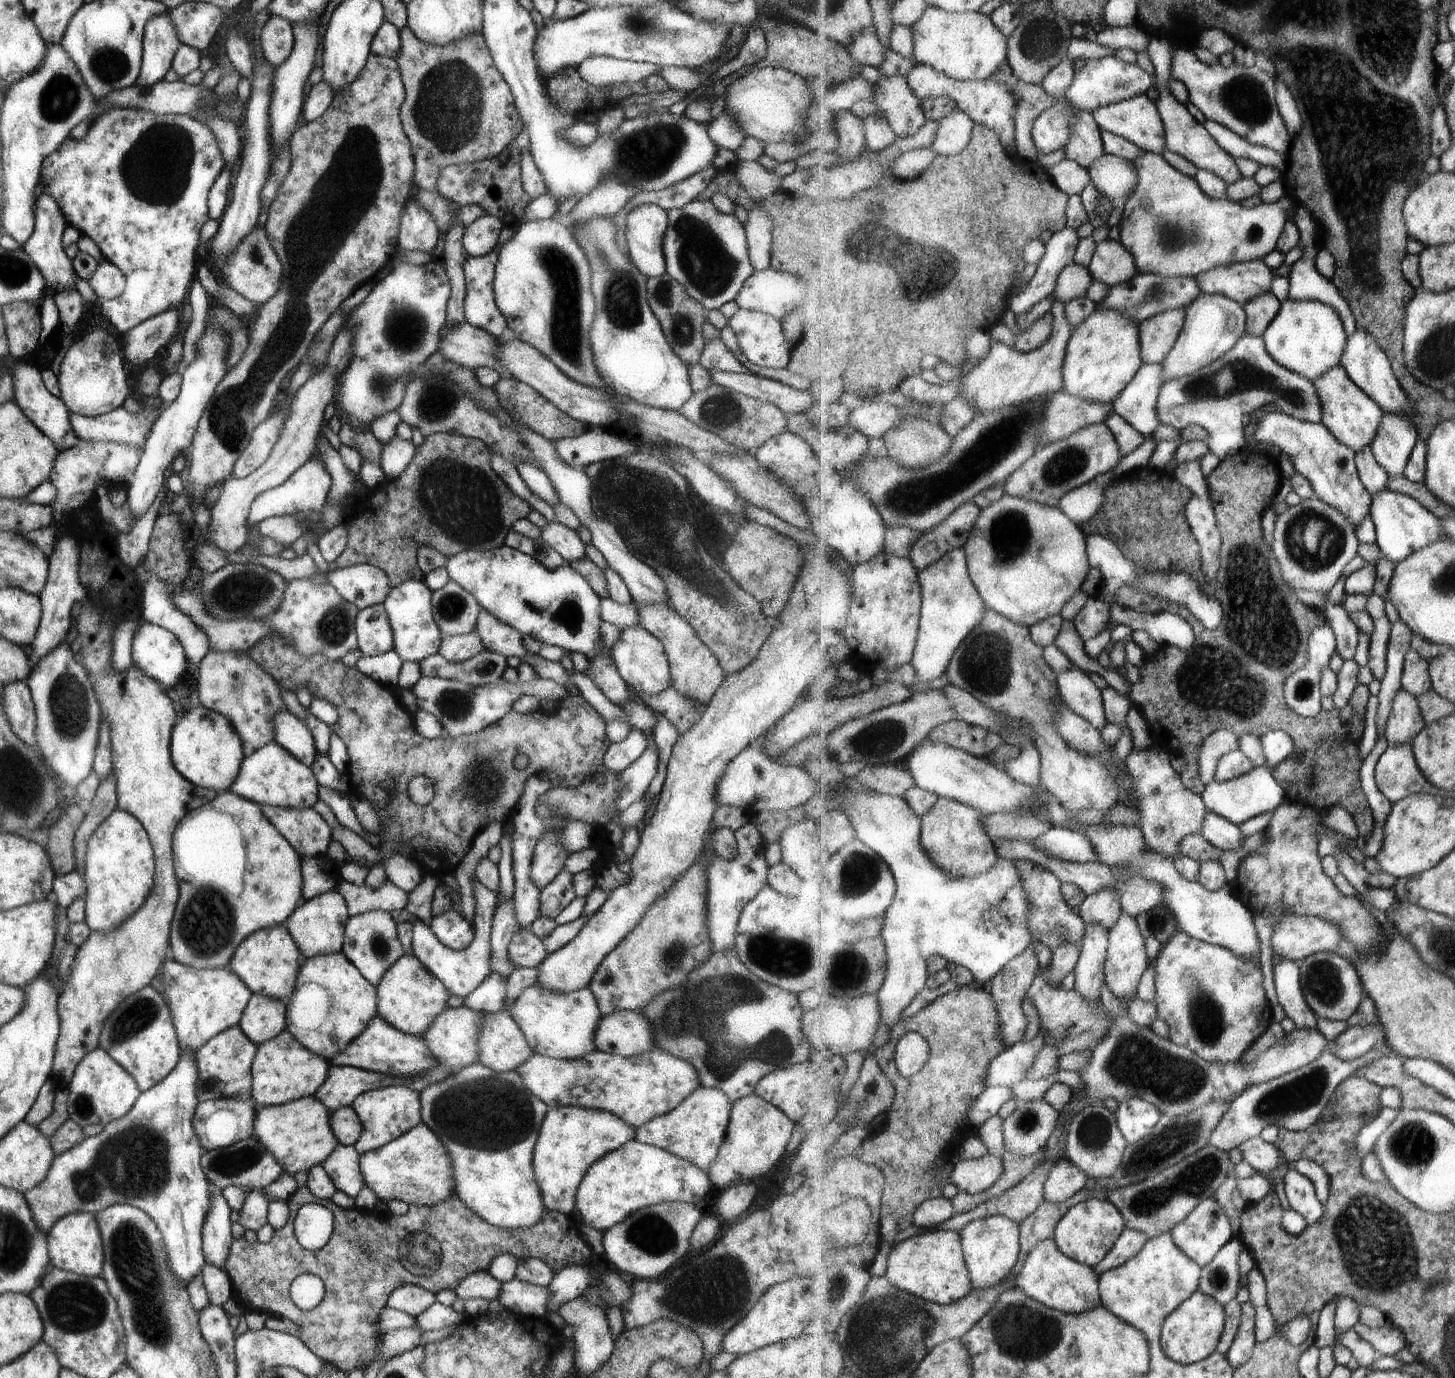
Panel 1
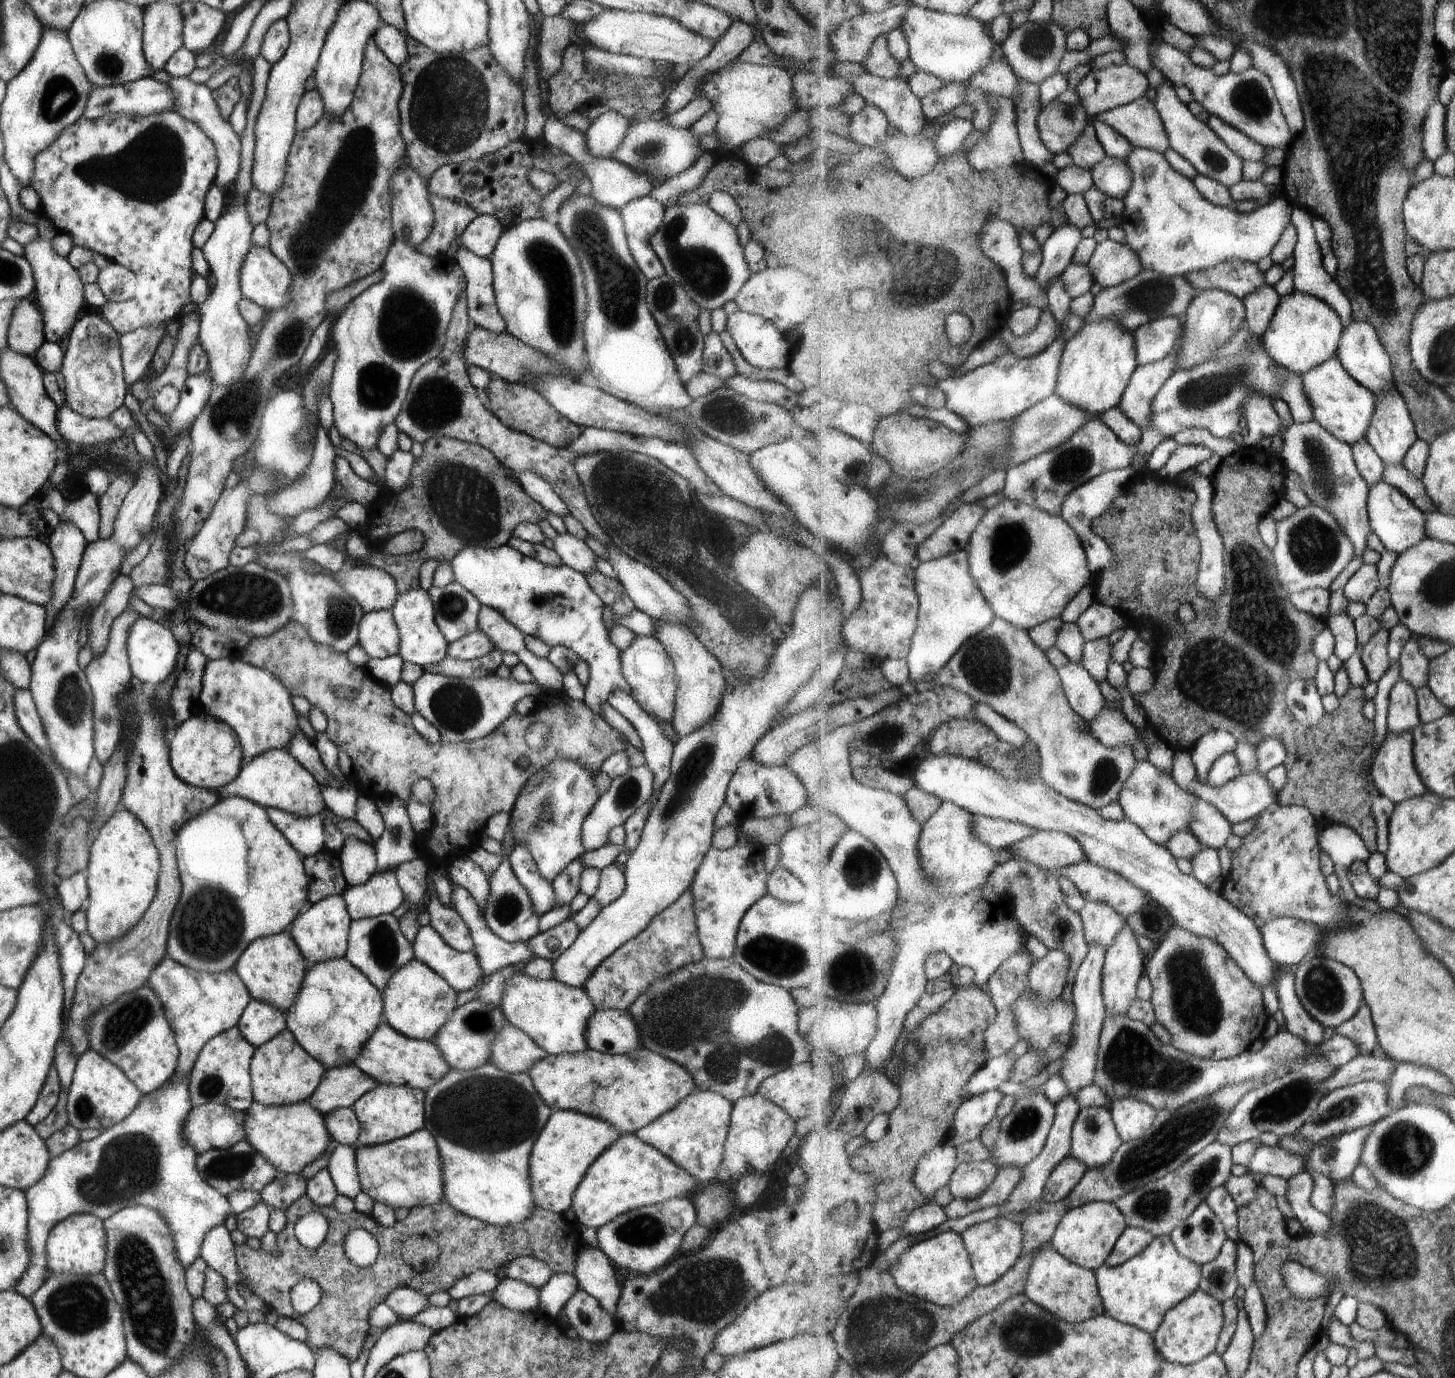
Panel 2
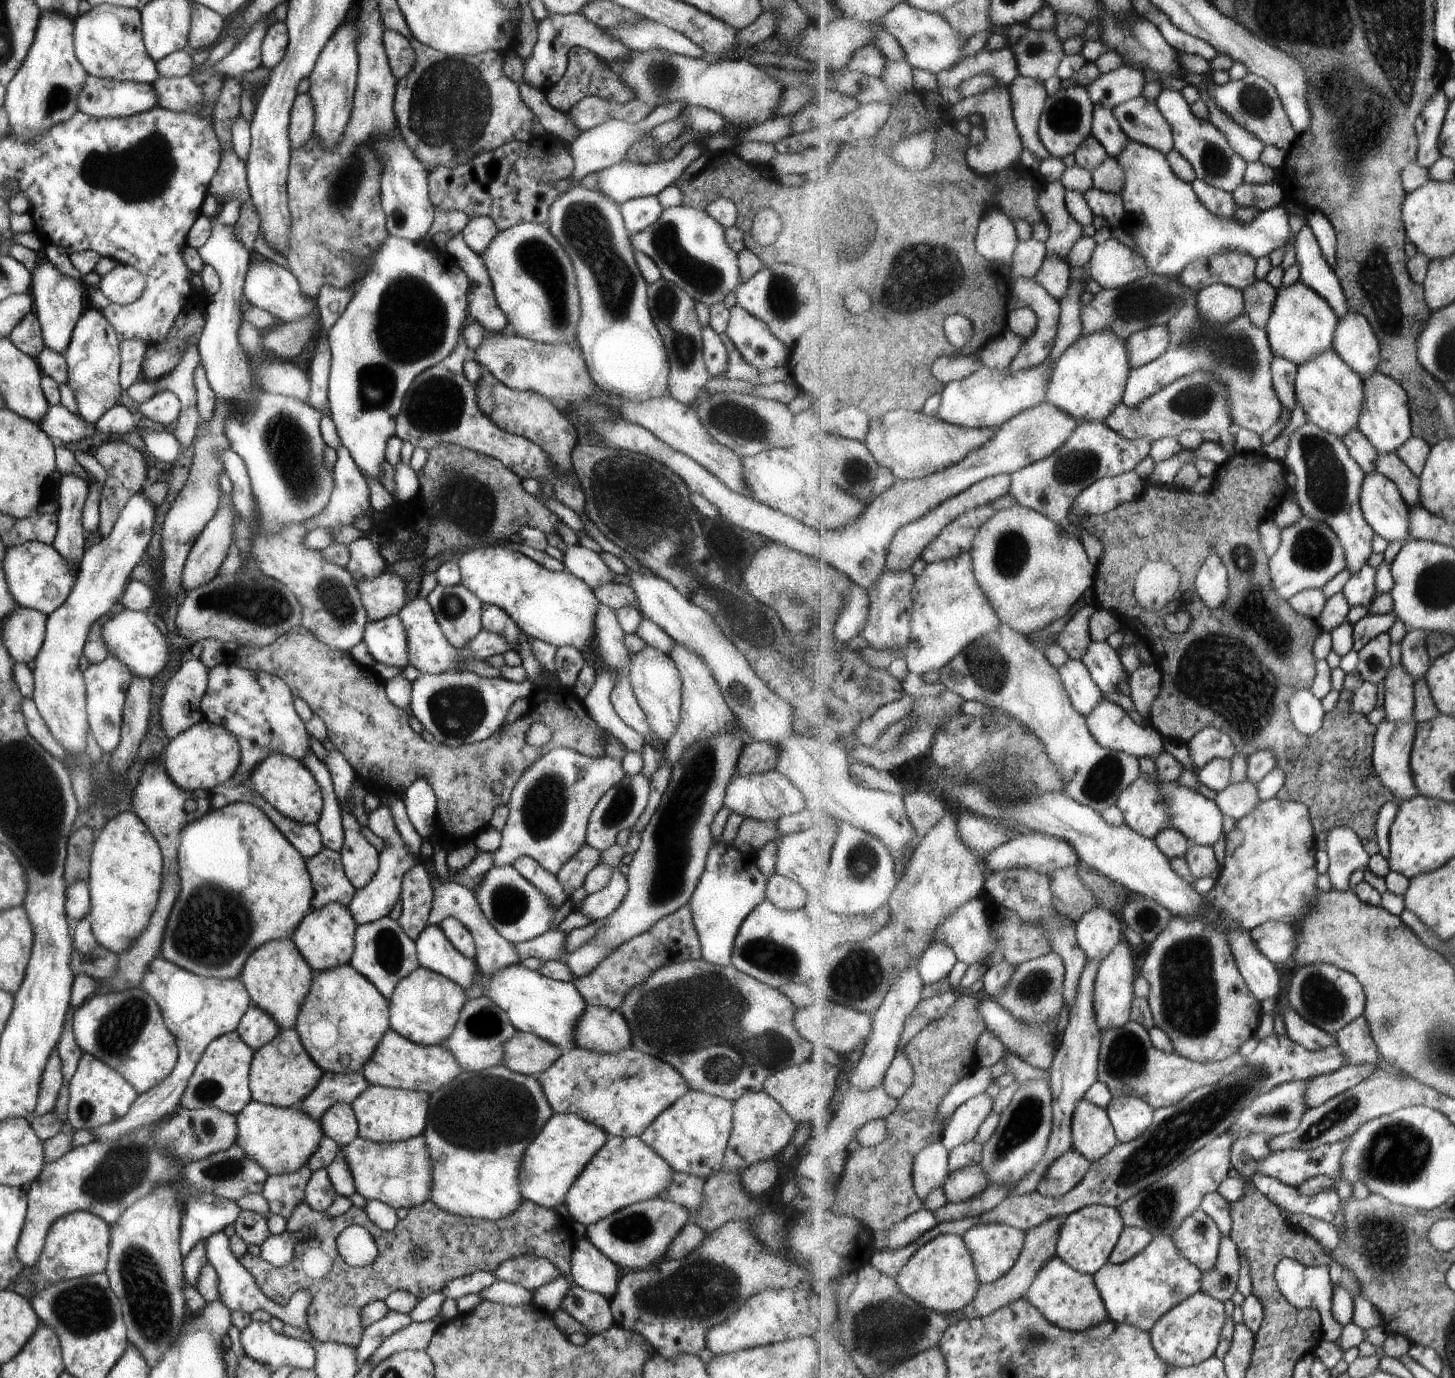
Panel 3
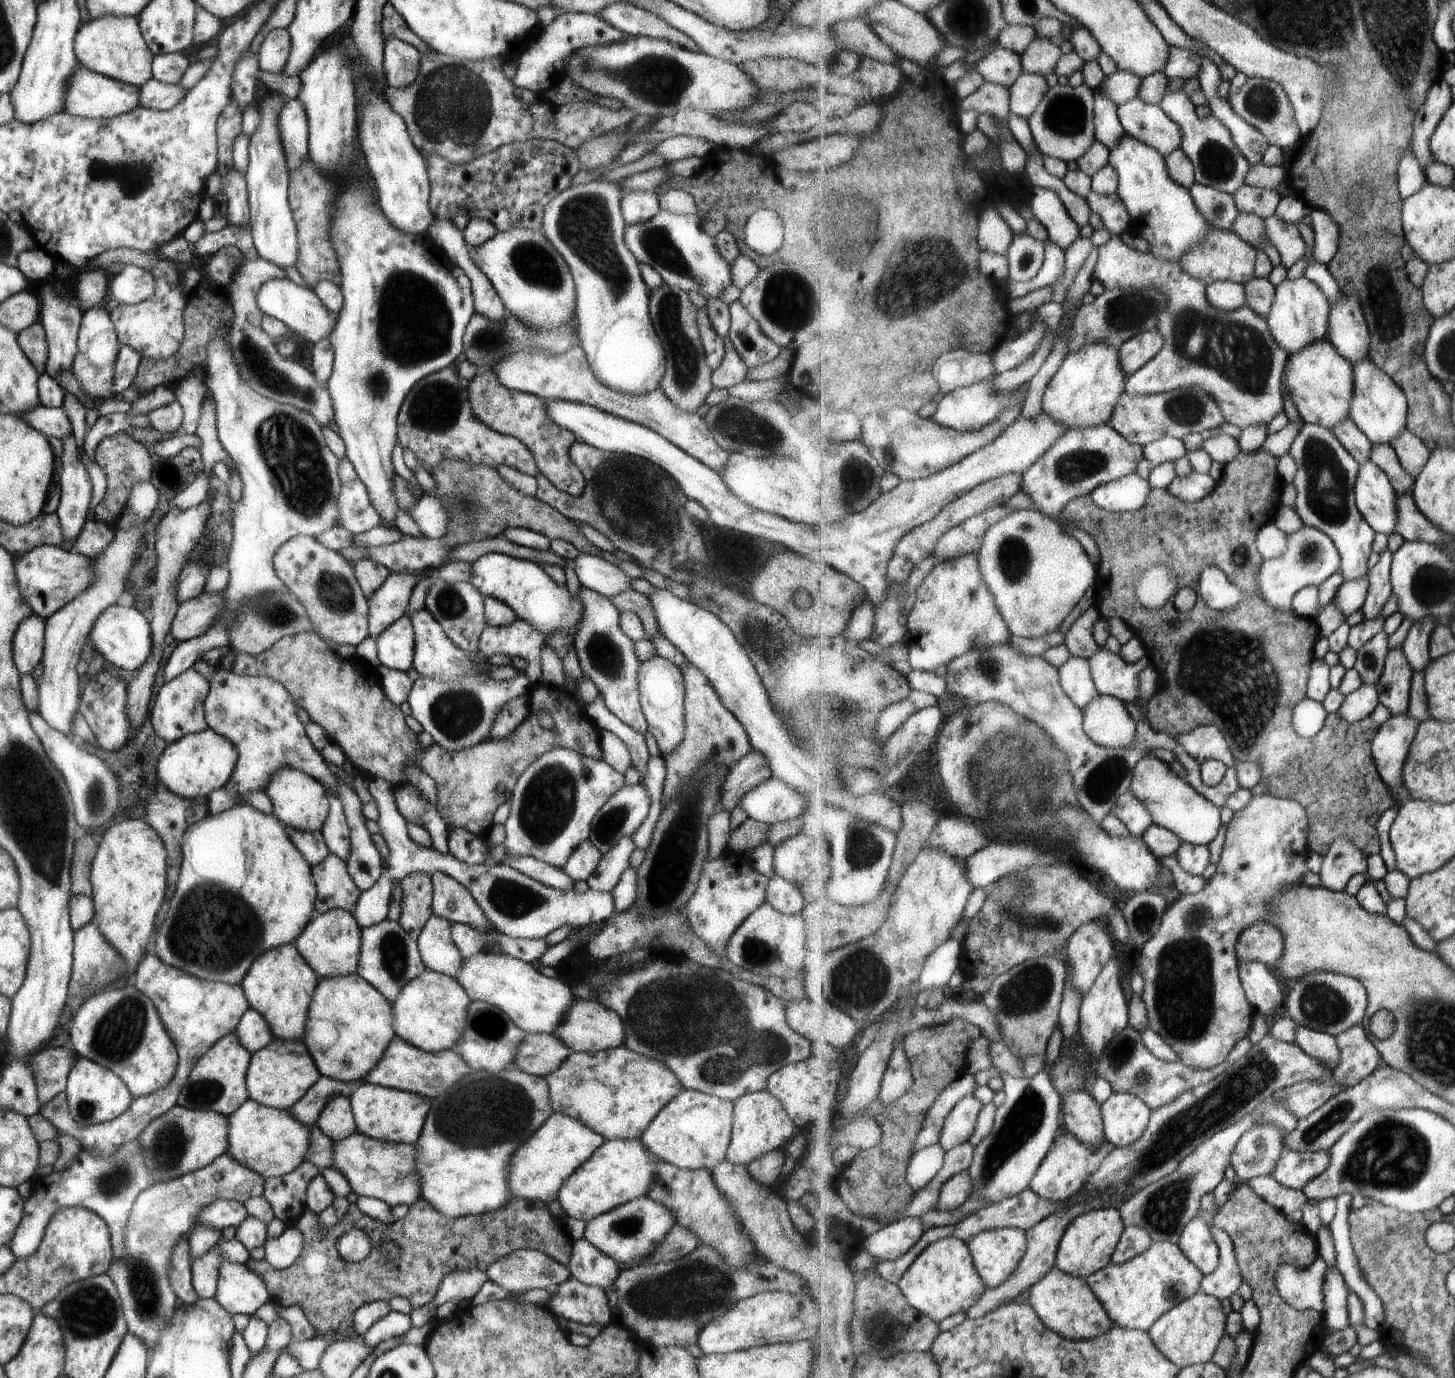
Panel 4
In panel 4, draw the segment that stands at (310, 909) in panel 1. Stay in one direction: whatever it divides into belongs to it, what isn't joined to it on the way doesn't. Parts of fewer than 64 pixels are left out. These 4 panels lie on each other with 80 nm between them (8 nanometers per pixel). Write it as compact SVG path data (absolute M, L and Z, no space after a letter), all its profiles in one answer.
M329 909L313 914L299 936L296 936L293 946L319 979L355 973L360 949L360 926L350 912Z

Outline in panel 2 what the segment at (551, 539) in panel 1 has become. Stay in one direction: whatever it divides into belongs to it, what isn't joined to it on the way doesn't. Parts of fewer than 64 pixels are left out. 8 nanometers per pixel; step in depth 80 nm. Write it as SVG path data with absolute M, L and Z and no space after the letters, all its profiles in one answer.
M565 532L557 533L552 540L553 550L559 555L562 564L582 575L594 573L596 570L596 556L594 552L578 538Z

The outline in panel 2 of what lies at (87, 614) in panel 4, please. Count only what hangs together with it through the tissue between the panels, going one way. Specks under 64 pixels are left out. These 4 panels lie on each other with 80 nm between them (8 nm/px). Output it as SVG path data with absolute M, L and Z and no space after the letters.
M147 462L145 468L134 474L134 483L123 497L112 526L111 536L86 543L74 578L69 600L61 607L52 627L39 643L30 664L31 693L37 714L39 715L49 752L52 759L67 774L82 778L89 761L94 755L92 725L92 692L84 670L77 665L79 630L87 610L98 607L110 591L115 577L119 575L119 566L141 538L152 536L152 520L160 499L165 493L161 483Z

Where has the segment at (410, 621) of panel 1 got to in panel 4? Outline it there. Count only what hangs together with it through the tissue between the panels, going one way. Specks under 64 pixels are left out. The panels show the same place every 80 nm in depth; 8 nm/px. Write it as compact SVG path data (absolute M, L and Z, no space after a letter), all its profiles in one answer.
M419 609L417 612L407 615L407 617L411 621L414 634L412 667L421 677L431 677L442 681L454 681L455 679L462 680L466 677L474 677L476 681L482 683L483 681L506 681L516 675L517 670L511 666L495 666L489 663L481 651L475 651L474 654L470 654L456 647L447 638L443 629L437 624L437 621L427 609Z

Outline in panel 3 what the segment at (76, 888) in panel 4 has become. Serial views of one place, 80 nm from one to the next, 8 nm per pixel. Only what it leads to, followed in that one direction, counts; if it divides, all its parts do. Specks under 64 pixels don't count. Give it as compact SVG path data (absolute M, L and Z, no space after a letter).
M82 827L68 836L63 873L63 880L67 886L72 885L75 881L85 881L86 884L89 872L89 855L94 840L91 829L87 827Z

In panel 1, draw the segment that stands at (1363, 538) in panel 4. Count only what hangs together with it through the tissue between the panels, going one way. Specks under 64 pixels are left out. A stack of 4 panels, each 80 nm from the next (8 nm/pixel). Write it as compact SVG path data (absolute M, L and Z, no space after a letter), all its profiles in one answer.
M1263 407L1251 413L1256 421L1256 429L1247 442L1277 445L1282 453L1291 457L1296 471L1309 480L1316 498L1325 501L1342 512L1356 530L1370 514L1371 496L1361 480L1356 463L1356 452L1340 442L1321 423L1300 421L1279 411L1265 411Z

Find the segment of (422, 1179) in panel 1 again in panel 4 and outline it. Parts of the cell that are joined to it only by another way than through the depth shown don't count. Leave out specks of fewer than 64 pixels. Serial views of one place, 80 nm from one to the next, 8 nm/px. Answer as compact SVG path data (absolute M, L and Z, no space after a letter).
M353 1131L343 1140L332 1141L331 1167L337 1169L350 1184L357 1197L369 1197L388 1204L409 1206L419 1199L419 1175L414 1163L413 1143L388 1143Z

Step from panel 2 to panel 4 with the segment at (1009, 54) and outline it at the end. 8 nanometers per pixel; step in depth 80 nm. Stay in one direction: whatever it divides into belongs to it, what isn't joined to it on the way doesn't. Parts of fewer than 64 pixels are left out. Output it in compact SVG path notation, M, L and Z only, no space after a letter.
M1036 37L1021 54L1022 72L1047 78L1056 72L1063 55L1059 42Z

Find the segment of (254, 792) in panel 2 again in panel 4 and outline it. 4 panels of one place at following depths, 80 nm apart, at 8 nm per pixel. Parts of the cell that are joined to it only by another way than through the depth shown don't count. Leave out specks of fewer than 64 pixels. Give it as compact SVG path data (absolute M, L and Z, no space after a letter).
M287 767L277 768L270 780L262 790L272 804L272 814L285 827L291 827L300 831L320 832L328 813L328 802L325 789L318 780L297 769Z

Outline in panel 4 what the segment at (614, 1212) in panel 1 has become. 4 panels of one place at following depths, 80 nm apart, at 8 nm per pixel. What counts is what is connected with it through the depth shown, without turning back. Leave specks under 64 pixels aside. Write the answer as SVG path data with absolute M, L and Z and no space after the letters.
M604 1139L570 1176L564 1180L556 1194L557 1202L565 1216L586 1223L613 1207L646 1196L654 1179L655 1158L642 1145L640 1139Z

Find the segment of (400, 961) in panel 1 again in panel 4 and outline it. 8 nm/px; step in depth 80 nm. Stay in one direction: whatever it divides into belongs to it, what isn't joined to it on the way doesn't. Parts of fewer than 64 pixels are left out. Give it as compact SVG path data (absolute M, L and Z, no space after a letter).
M423 969L419 976L408 980L400 988L399 994L390 1005L394 1034L425 1052L453 1049L464 1031L470 1001L463 987L453 977Z

